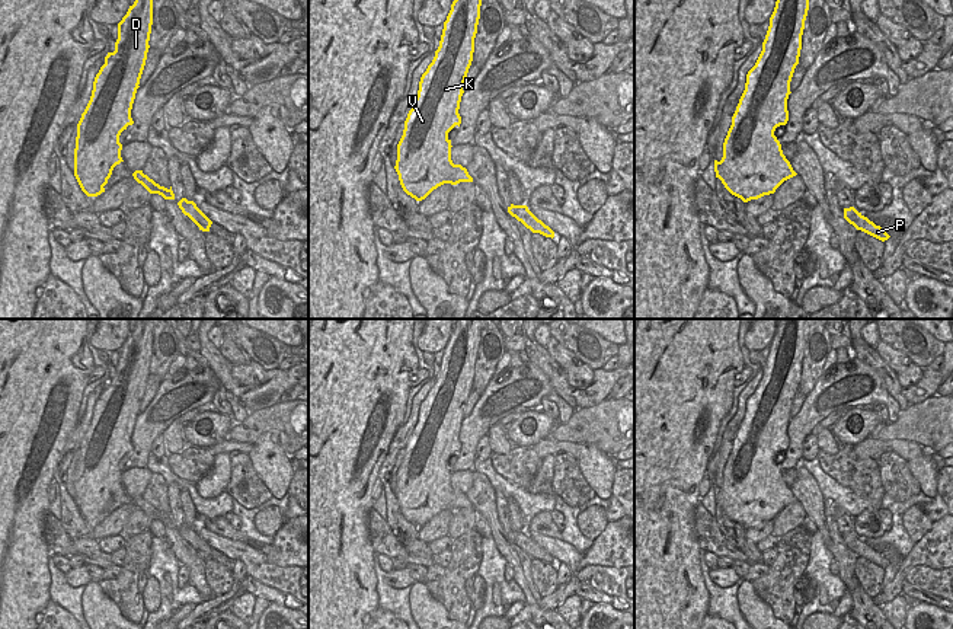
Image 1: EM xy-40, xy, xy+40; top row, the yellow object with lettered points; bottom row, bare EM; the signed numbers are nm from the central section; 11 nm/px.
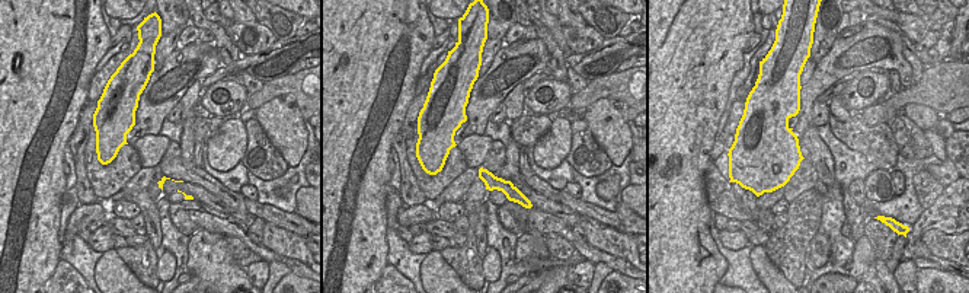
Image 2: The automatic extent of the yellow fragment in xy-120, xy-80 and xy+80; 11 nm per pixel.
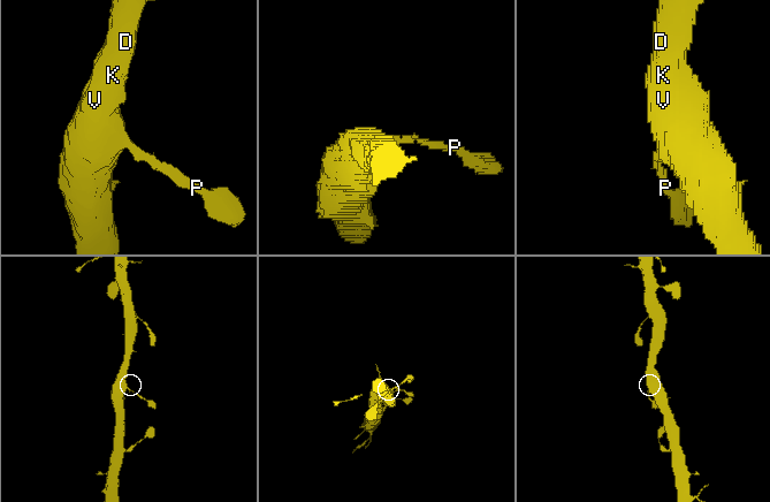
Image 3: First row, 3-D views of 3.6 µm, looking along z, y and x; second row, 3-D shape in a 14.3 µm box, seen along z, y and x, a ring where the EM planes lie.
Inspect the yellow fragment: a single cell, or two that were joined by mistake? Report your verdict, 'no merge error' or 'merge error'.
no merge error

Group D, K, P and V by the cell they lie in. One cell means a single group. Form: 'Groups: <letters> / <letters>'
Groups: D K P V.

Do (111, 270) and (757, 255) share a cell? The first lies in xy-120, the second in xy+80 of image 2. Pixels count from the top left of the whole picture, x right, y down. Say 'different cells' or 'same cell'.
same cell

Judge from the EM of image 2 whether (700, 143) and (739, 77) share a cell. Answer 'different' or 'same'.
different

